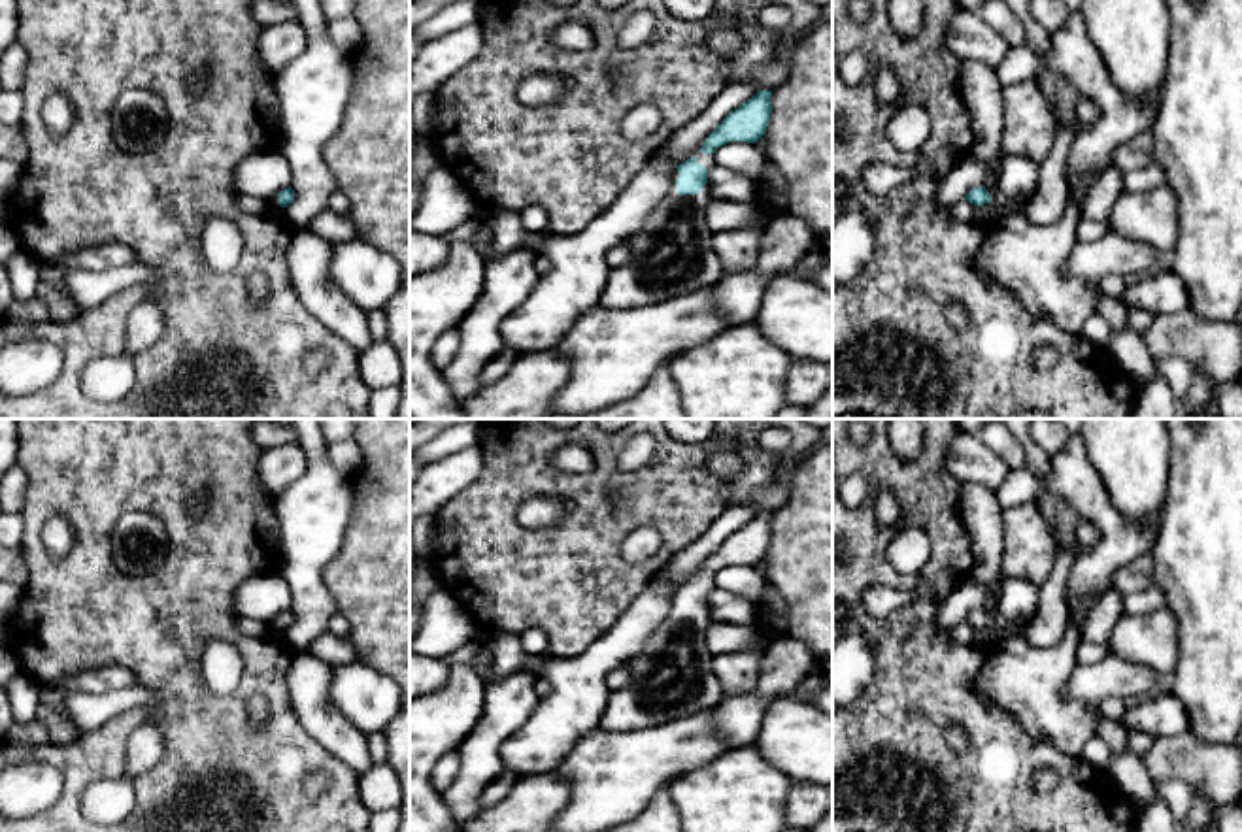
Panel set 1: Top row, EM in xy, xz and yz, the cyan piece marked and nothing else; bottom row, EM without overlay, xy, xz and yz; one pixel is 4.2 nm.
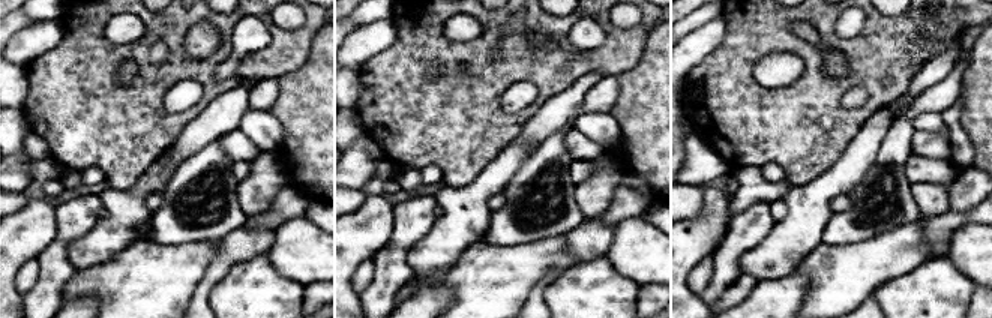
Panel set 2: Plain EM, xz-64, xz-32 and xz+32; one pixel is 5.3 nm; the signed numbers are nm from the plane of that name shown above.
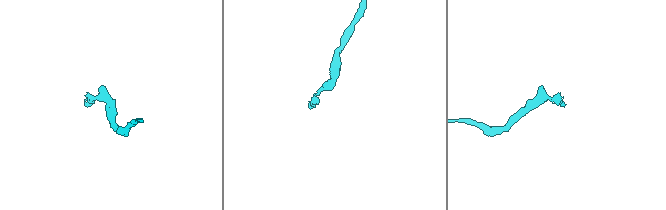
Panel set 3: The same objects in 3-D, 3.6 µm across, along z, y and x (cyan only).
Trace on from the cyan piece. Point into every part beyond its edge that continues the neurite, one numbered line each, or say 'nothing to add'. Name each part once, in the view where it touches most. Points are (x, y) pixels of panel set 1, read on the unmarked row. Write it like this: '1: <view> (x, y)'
1: xz (671, 676)

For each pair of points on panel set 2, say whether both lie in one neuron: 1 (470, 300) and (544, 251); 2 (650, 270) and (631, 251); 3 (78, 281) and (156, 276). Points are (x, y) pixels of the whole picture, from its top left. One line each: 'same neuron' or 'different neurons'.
1: same neuron
2: same neuron
3: same neuron

